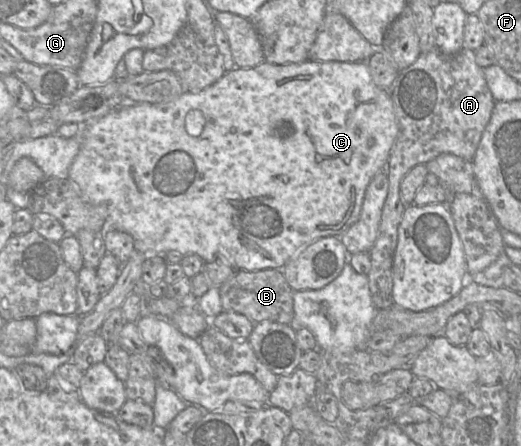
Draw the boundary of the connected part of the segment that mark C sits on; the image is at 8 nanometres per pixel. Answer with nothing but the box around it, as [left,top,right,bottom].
[68,60,399,271]

